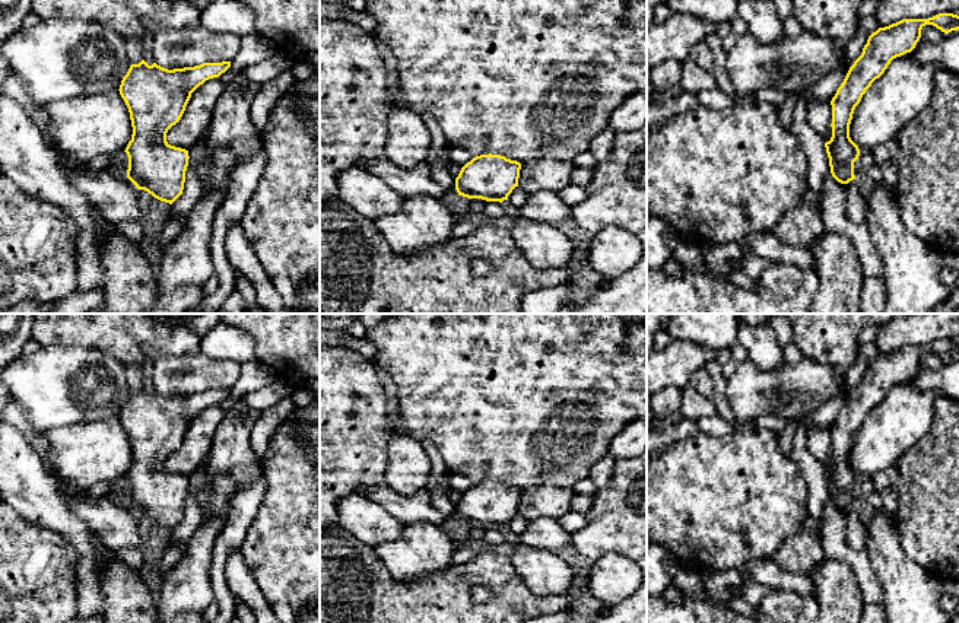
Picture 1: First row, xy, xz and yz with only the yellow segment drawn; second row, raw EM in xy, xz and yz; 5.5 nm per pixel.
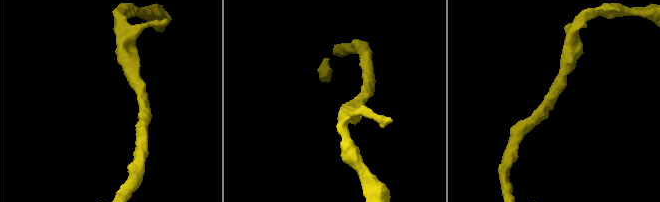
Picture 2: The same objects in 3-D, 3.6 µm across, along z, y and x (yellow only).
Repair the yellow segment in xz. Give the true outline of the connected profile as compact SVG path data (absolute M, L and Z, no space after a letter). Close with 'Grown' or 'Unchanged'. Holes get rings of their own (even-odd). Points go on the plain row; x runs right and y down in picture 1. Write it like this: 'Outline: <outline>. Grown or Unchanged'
Outline: M480 481L467 489L455 505L458 522L486 528L508 527L518 514L521 490L501 481Z. Unchanged

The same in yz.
Outline: M939 340L928 346L902 346L873 359L861 382L850 394L844 409L831 427L832 464L825 470L832 503L848 511L855 506L854 489L860 483L858 473L850 464L850 451L855 433L866 417L879 406L890 388L911 379L921 365L921 356L933 352L944 360L959 356L959 343Z. Unchanged

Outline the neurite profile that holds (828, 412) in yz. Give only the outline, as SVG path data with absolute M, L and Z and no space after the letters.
M841 392L836 397L825 401L820 407L814 411L813 417L807 425L807 430L814 426L829 426L833 425L838 414L844 409L847 403L847 392Z

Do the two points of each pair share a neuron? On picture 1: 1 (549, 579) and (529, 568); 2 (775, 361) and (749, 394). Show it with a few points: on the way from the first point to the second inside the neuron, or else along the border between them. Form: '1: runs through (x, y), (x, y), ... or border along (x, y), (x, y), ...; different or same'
1: runs through (545, 575), (537, 568), (533, 568); same
2: border along (748, 358), (764, 369), (778, 369), (786, 362); different

